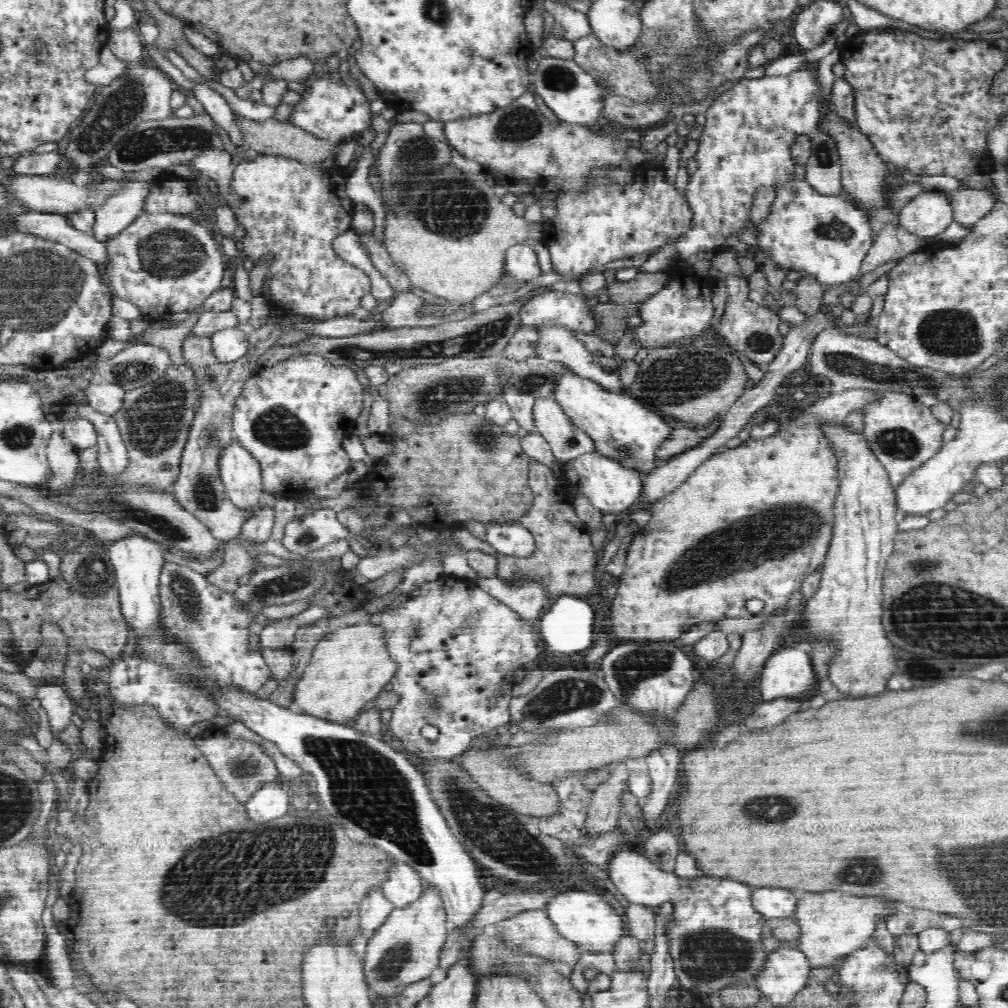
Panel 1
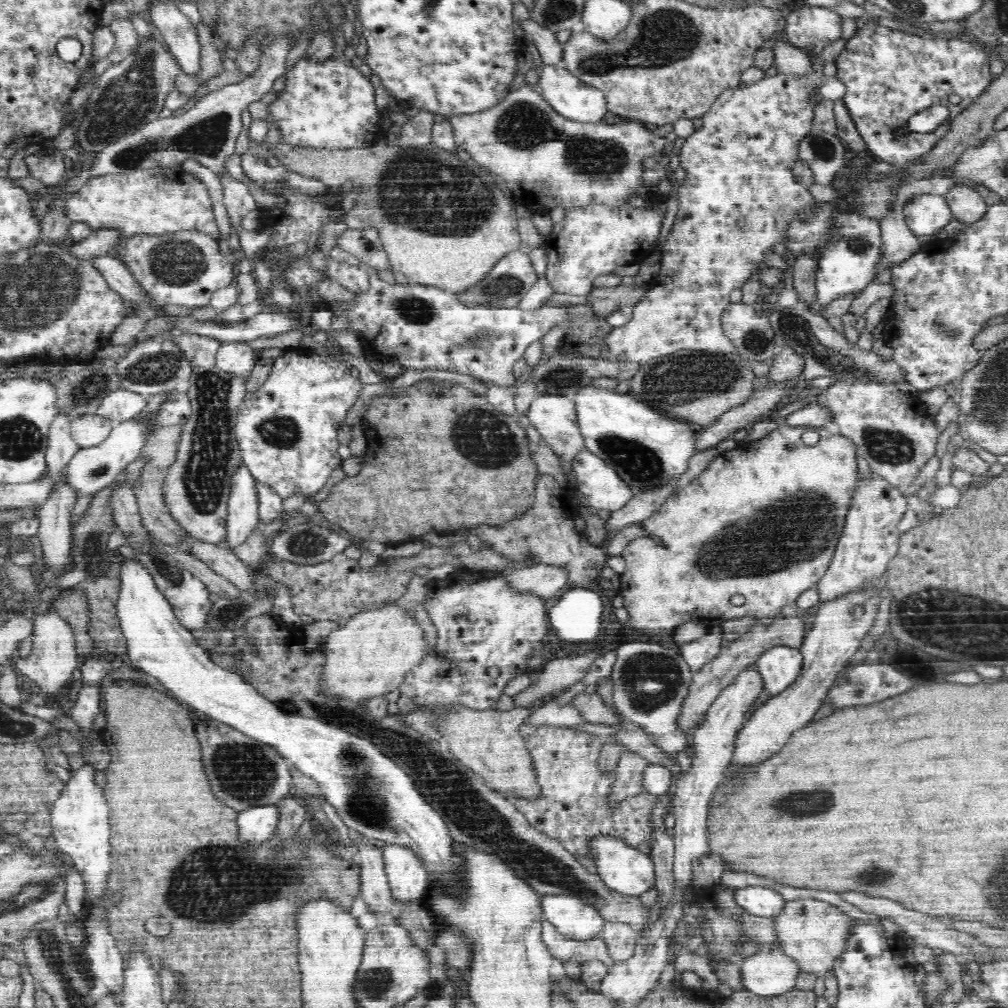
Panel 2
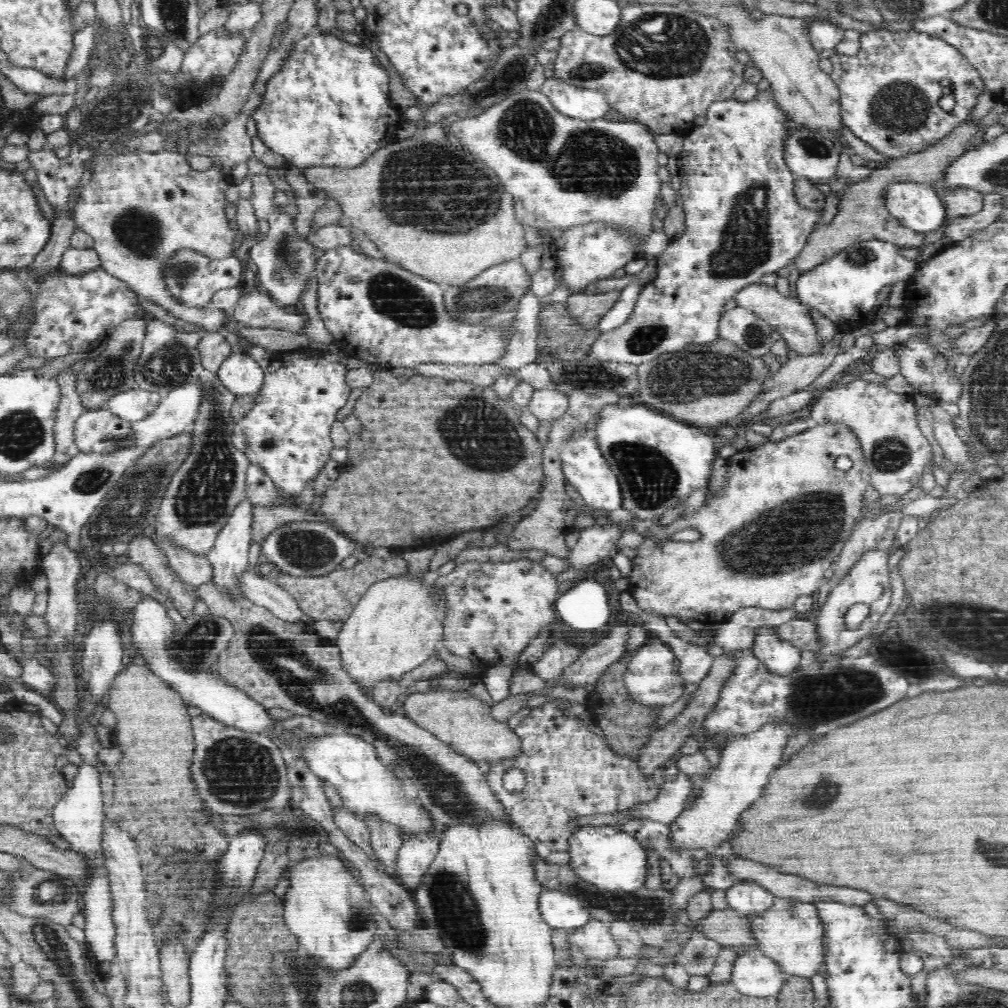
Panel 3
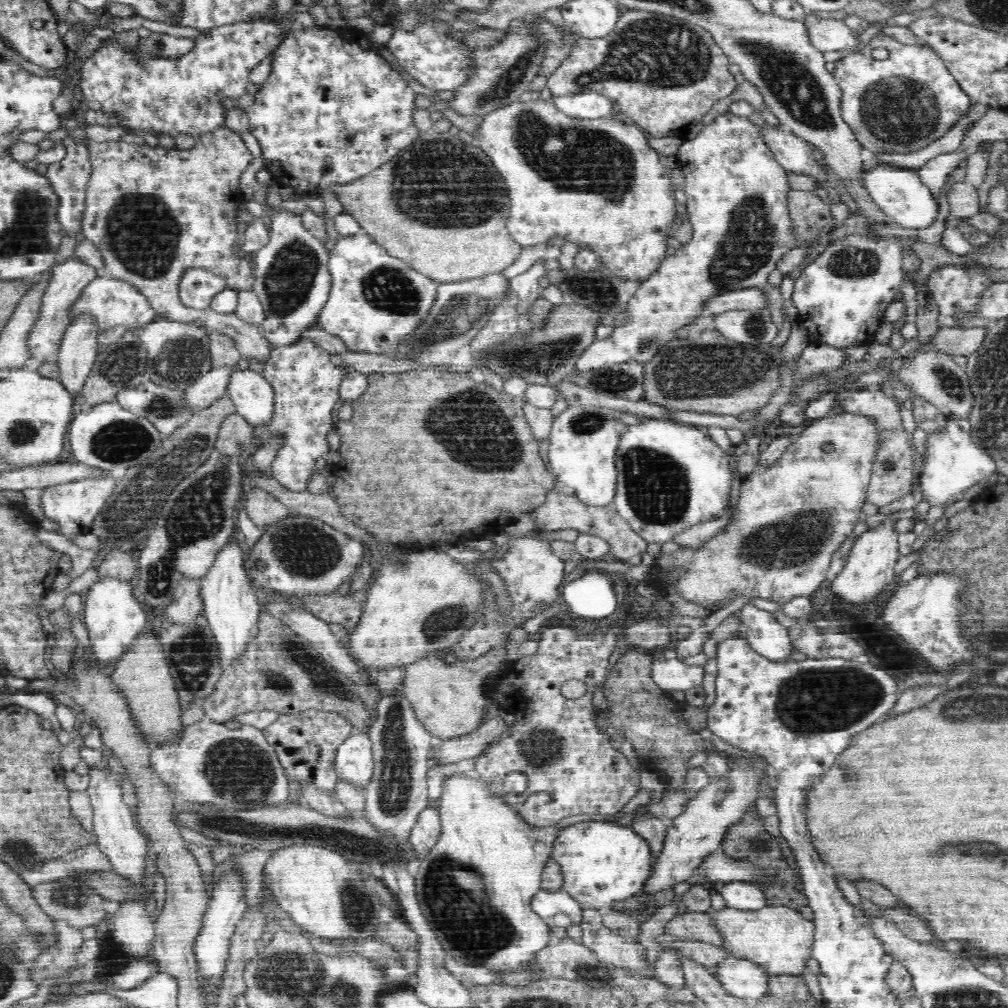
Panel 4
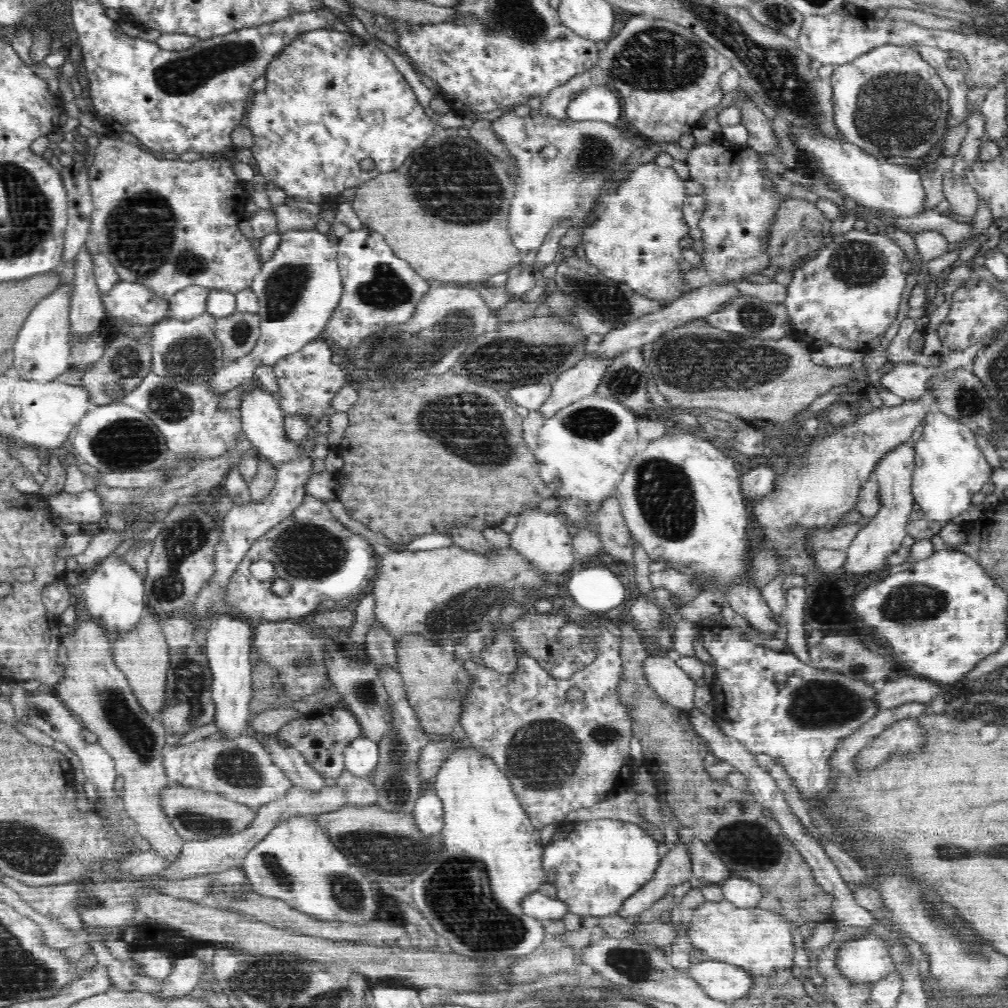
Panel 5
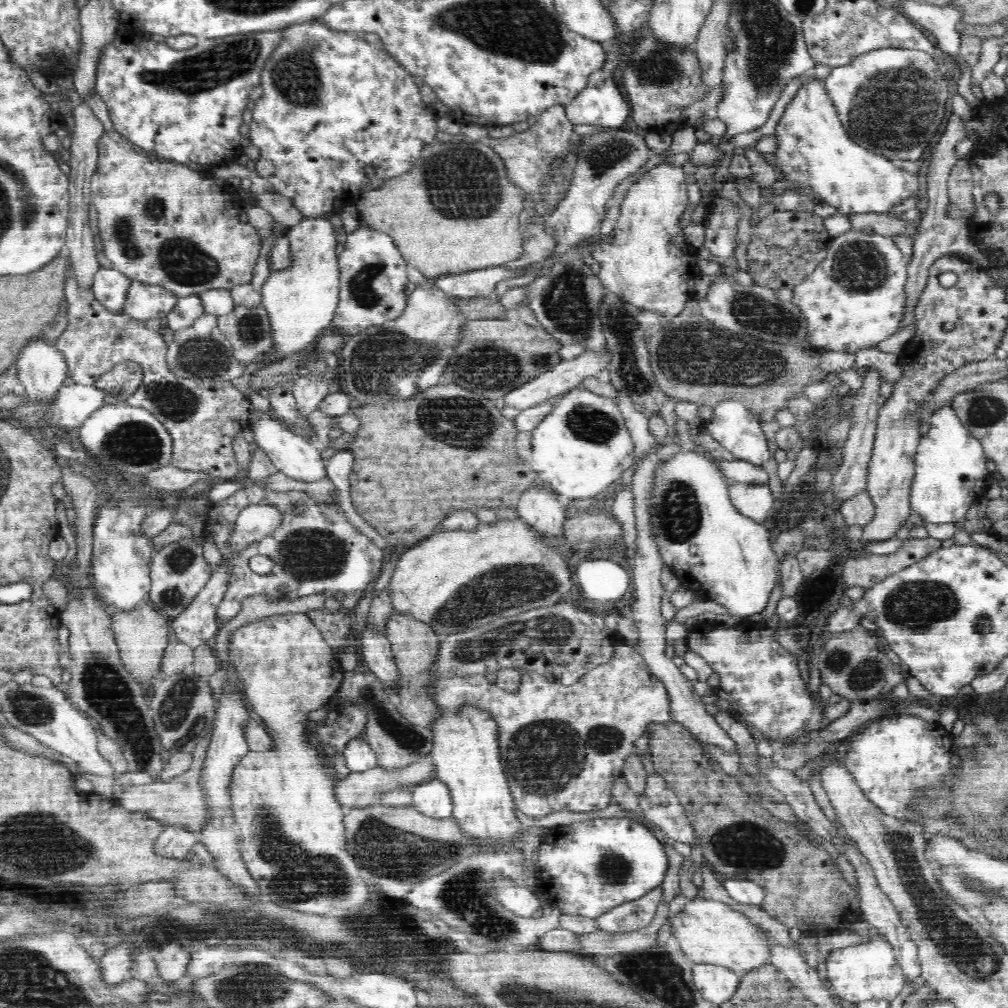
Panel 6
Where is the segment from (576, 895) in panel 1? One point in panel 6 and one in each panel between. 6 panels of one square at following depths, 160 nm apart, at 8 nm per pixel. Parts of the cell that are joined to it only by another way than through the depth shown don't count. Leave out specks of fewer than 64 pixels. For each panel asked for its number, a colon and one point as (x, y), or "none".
2: (571, 915)
3: (560, 910)
4: (546, 904)
5: (535, 905)
6: (522, 901)

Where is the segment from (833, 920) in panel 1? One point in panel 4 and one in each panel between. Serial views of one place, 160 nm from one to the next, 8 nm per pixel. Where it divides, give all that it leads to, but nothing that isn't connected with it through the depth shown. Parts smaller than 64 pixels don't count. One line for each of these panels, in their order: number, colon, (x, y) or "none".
2: (813, 932)
3: (792, 932)
4: (776, 937)

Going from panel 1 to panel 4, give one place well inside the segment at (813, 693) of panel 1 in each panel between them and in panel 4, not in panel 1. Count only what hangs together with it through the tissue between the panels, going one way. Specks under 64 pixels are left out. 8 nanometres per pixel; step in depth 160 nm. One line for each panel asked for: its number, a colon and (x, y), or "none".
2: (780, 666)
3: (779, 657)
4: (767, 636)

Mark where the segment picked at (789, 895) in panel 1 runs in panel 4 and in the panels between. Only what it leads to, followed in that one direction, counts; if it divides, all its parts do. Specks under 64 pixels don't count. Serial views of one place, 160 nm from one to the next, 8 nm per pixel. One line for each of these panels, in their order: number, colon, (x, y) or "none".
2: (763, 902)
3: (748, 898)
4: (741, 895)

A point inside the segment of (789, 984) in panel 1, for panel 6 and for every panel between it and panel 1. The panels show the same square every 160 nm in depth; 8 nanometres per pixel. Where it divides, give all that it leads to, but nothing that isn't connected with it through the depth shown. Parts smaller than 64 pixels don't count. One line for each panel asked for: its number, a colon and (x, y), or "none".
2: (770, 972)
3: (753, 974)
4: (740, 977)
5: (720, 981)
6: (717, 985)

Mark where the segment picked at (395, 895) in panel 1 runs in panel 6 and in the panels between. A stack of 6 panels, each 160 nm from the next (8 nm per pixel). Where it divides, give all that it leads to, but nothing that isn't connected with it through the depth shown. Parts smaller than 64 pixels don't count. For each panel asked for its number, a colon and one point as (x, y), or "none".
2: (407, 877)
3: (414, 857)
4: (426, 830)
5: (428, 810)
6: (431, 797)

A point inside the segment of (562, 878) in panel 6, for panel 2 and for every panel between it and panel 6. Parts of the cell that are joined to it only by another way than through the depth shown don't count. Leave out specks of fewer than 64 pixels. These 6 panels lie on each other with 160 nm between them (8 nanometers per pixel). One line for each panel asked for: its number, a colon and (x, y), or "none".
2: (622, 867)
3: (602, 855)
4: (602, 862)
5: (595, 865)

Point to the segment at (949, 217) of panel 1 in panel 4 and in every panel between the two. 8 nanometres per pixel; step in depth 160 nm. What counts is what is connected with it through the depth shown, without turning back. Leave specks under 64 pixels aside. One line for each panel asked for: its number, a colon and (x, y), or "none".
2: (925, 215)
3: (916, 205)
4: (899, 192)

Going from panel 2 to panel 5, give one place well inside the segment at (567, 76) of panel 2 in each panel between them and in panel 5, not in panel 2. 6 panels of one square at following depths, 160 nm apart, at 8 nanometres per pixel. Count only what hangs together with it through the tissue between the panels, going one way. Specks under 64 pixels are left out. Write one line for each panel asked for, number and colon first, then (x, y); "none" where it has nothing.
3: (583, 103)
4: (583, 105)
5: (598, 103)

